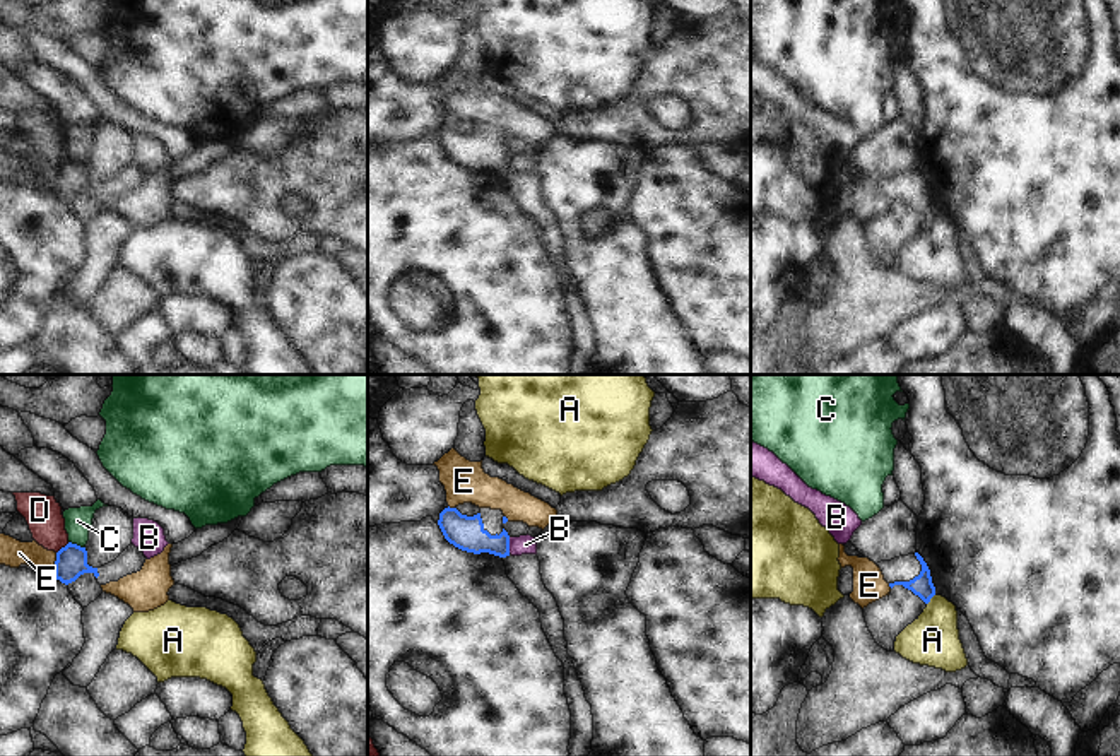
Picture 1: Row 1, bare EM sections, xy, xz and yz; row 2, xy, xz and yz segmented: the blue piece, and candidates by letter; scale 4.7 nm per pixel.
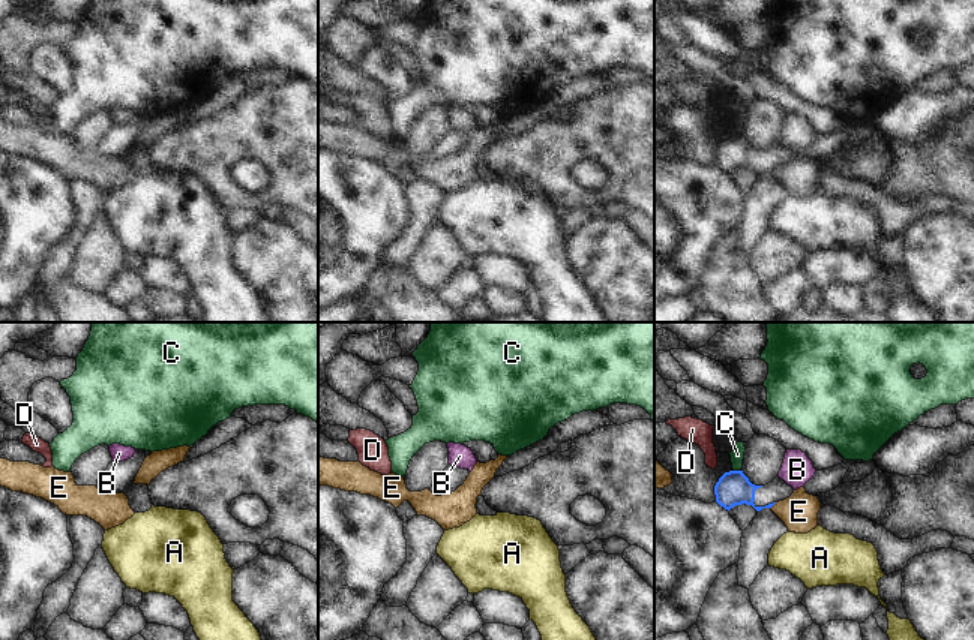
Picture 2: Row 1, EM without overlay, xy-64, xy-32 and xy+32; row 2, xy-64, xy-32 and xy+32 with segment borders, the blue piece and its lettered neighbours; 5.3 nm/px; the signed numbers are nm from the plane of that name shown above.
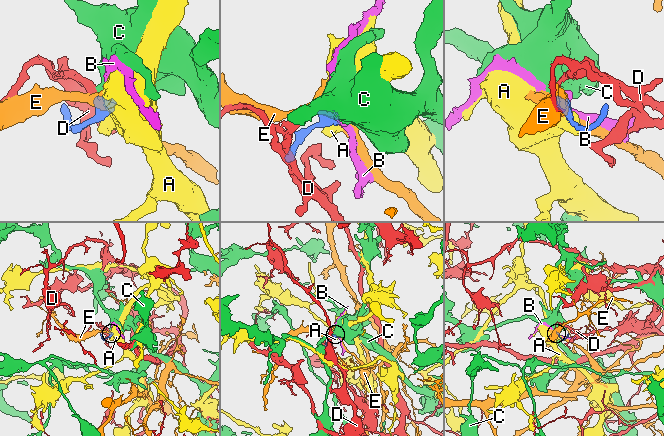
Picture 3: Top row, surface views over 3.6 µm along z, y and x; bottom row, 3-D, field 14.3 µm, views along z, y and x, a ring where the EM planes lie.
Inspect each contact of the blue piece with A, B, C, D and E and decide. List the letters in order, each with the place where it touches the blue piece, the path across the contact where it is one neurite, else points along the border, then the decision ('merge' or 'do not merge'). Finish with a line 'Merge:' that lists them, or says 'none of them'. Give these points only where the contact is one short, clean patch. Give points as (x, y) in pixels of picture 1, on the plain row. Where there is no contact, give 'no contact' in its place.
A: contact yz (931, 214); border yz (934, 211), (927, 221); do not merge
B: contact xz (508, 163); border xz (508, 154), (510, 170); do not merge
C: contact xy (76, 161); border xy (69, 158), (84, 165); do not merge
D: contact xy (62, 165); border xy (69, 159), (57, 170); do not merge
E: contact xy (55, 180); border xy (57, 170), (53, 190); do not merge
Merge: none of them

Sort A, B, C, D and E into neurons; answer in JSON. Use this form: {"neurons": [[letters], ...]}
{"neurons": [["A"], ["B"], ["C"], ["D"], ["E"]]}

